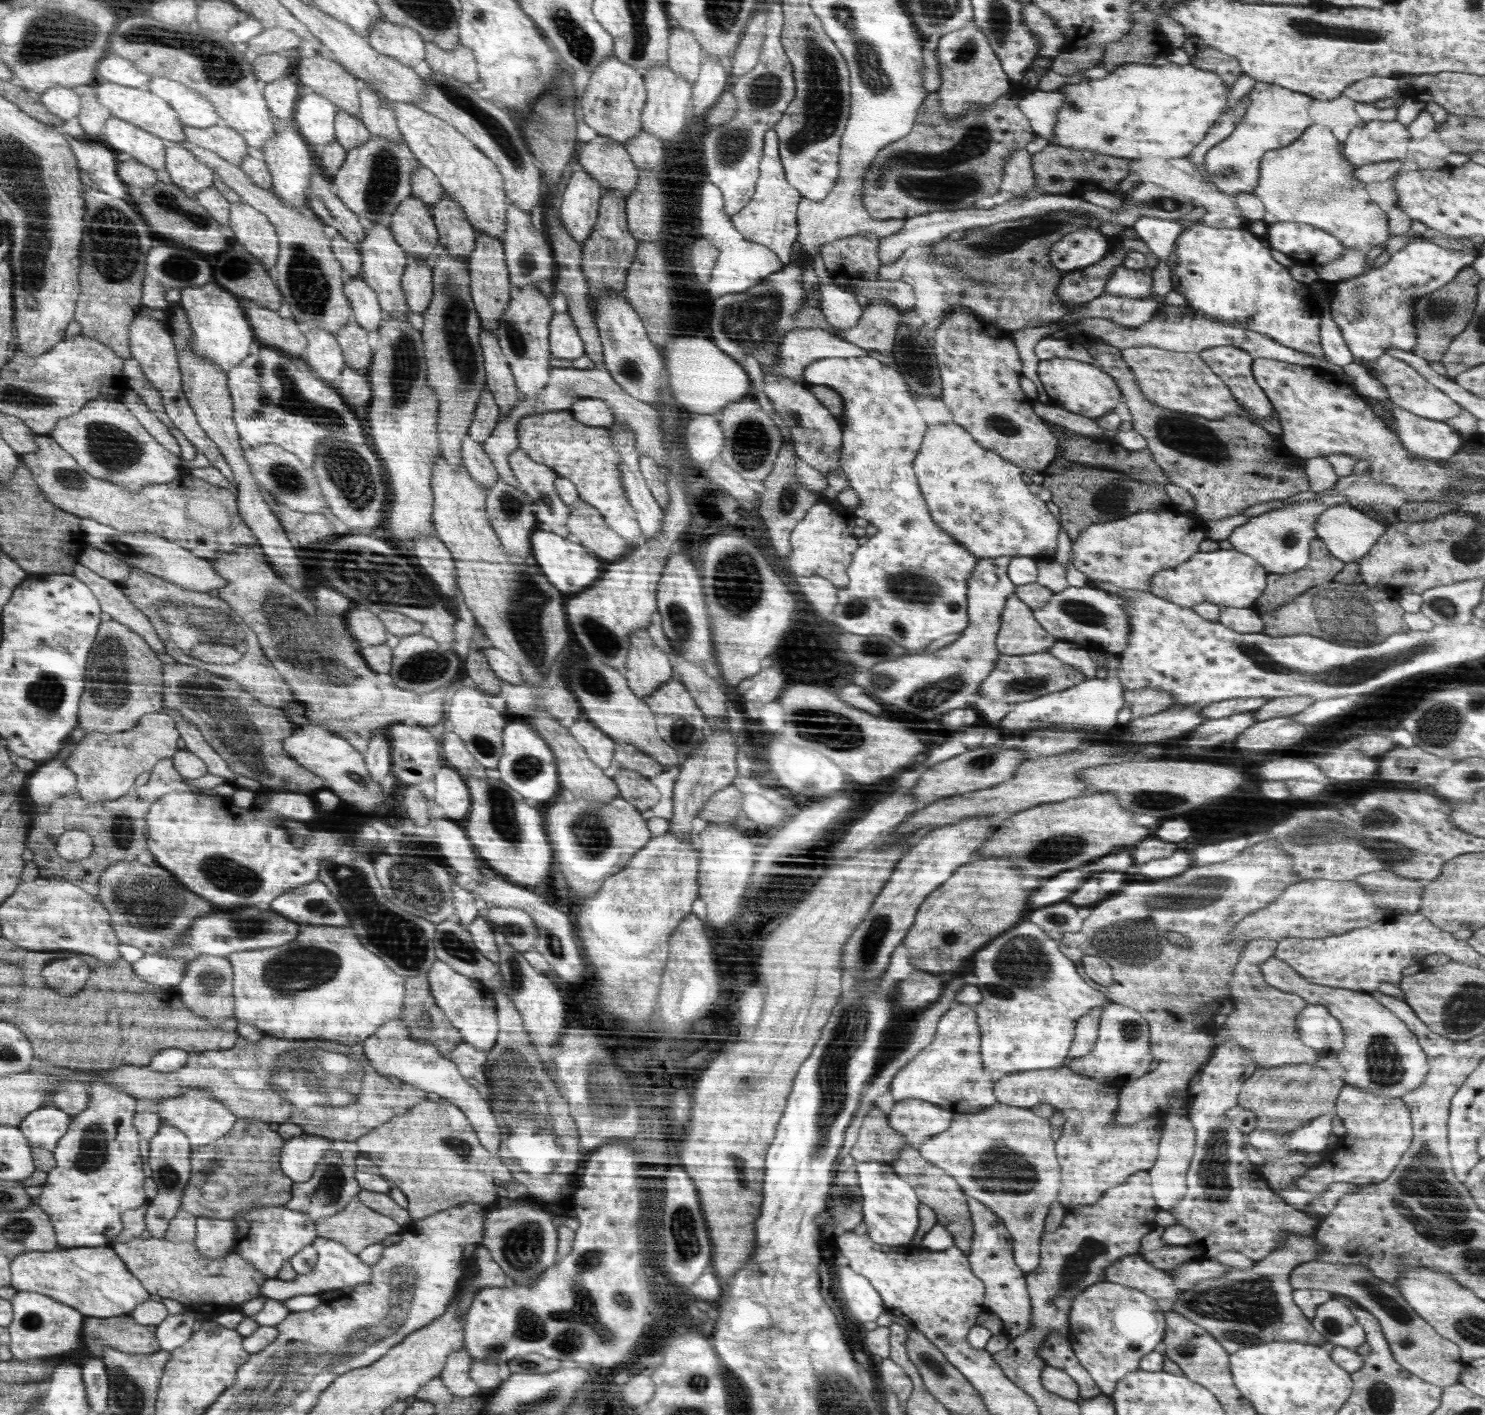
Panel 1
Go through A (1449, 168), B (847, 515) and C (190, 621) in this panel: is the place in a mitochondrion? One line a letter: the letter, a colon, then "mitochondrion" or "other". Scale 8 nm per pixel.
A: other
B: other
C: mitochondrion

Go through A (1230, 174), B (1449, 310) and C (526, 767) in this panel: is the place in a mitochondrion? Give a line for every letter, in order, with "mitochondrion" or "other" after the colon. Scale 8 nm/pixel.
A: mitochondrion
B: mitochondrion
C: mitochondrion

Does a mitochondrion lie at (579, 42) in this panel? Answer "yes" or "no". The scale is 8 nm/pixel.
yes

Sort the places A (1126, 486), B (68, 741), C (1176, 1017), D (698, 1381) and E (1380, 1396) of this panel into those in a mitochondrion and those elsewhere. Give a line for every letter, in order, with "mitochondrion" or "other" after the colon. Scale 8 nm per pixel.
A: mitochondrion
B: other
C: other
D: mitochondrion
E: mitochondrion

